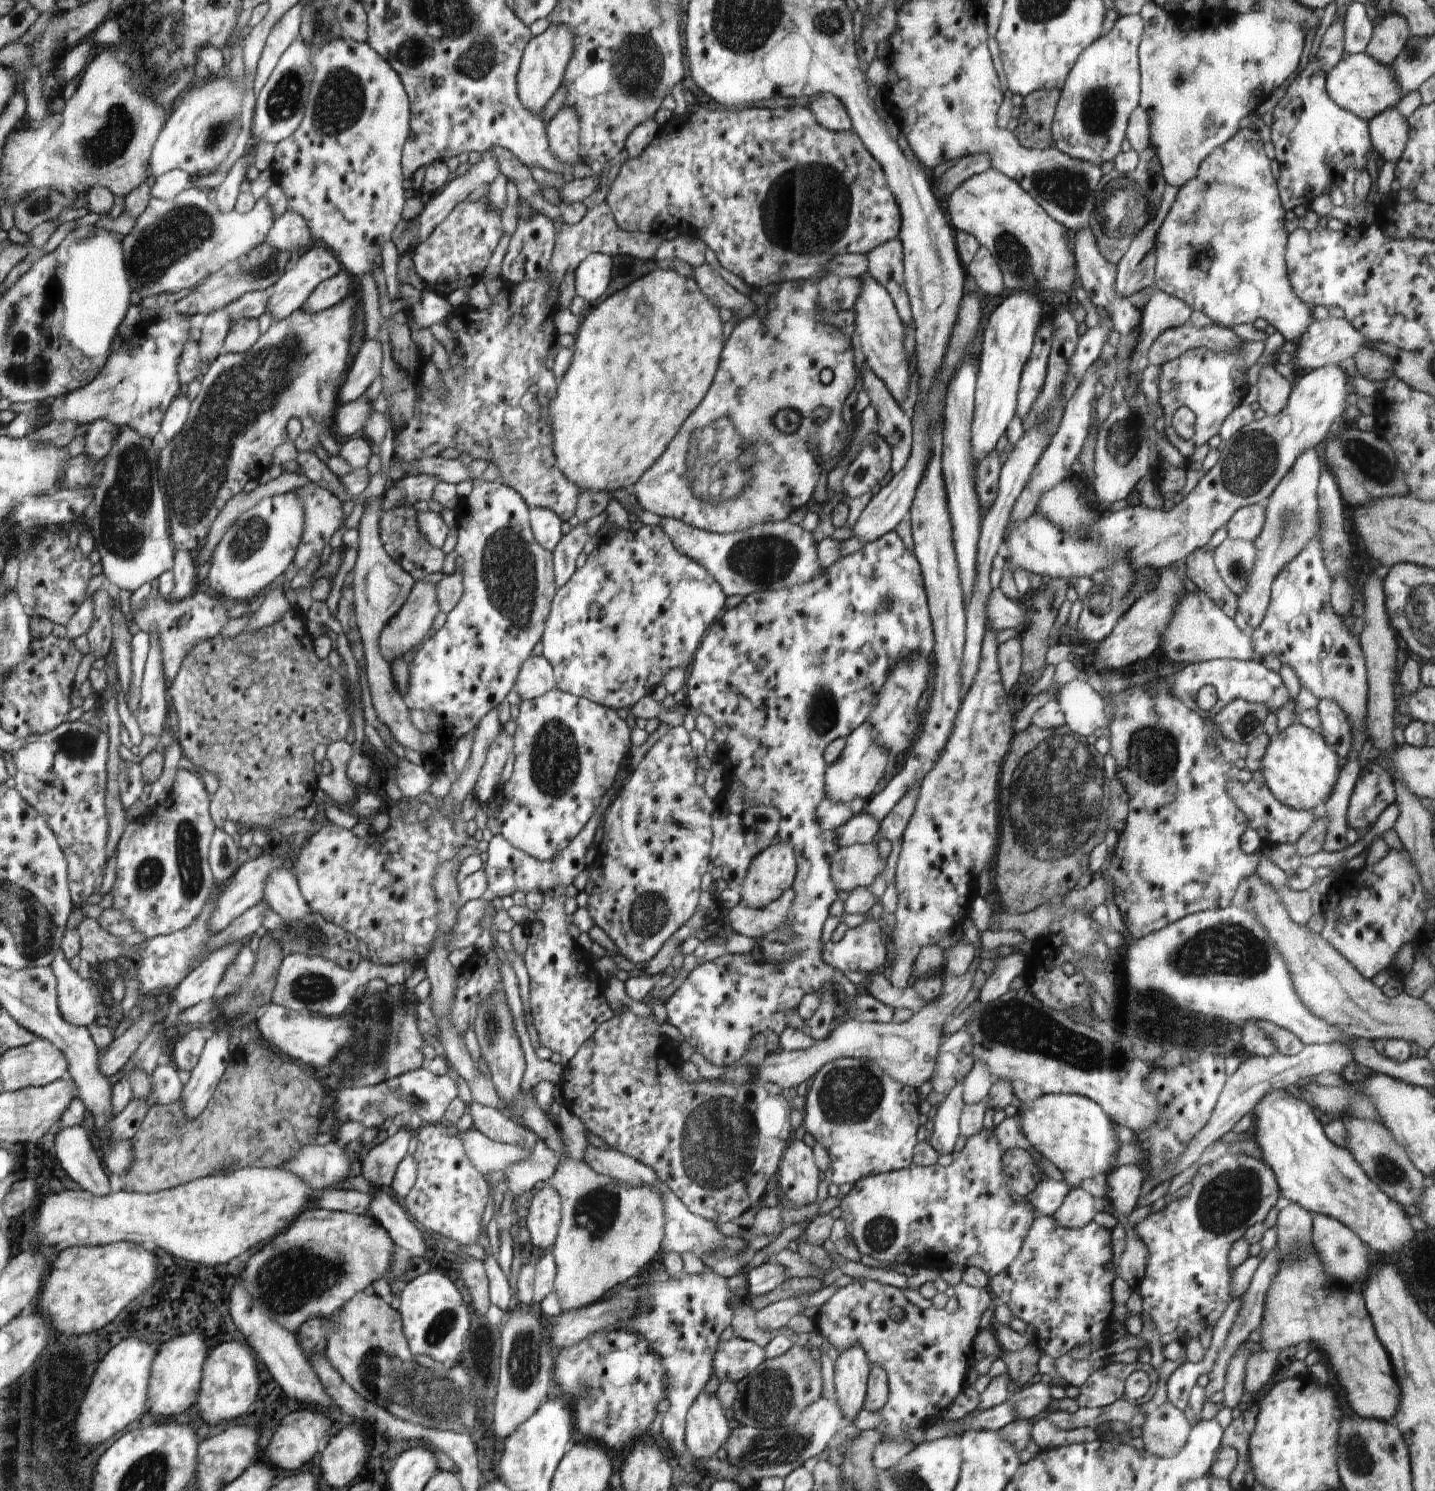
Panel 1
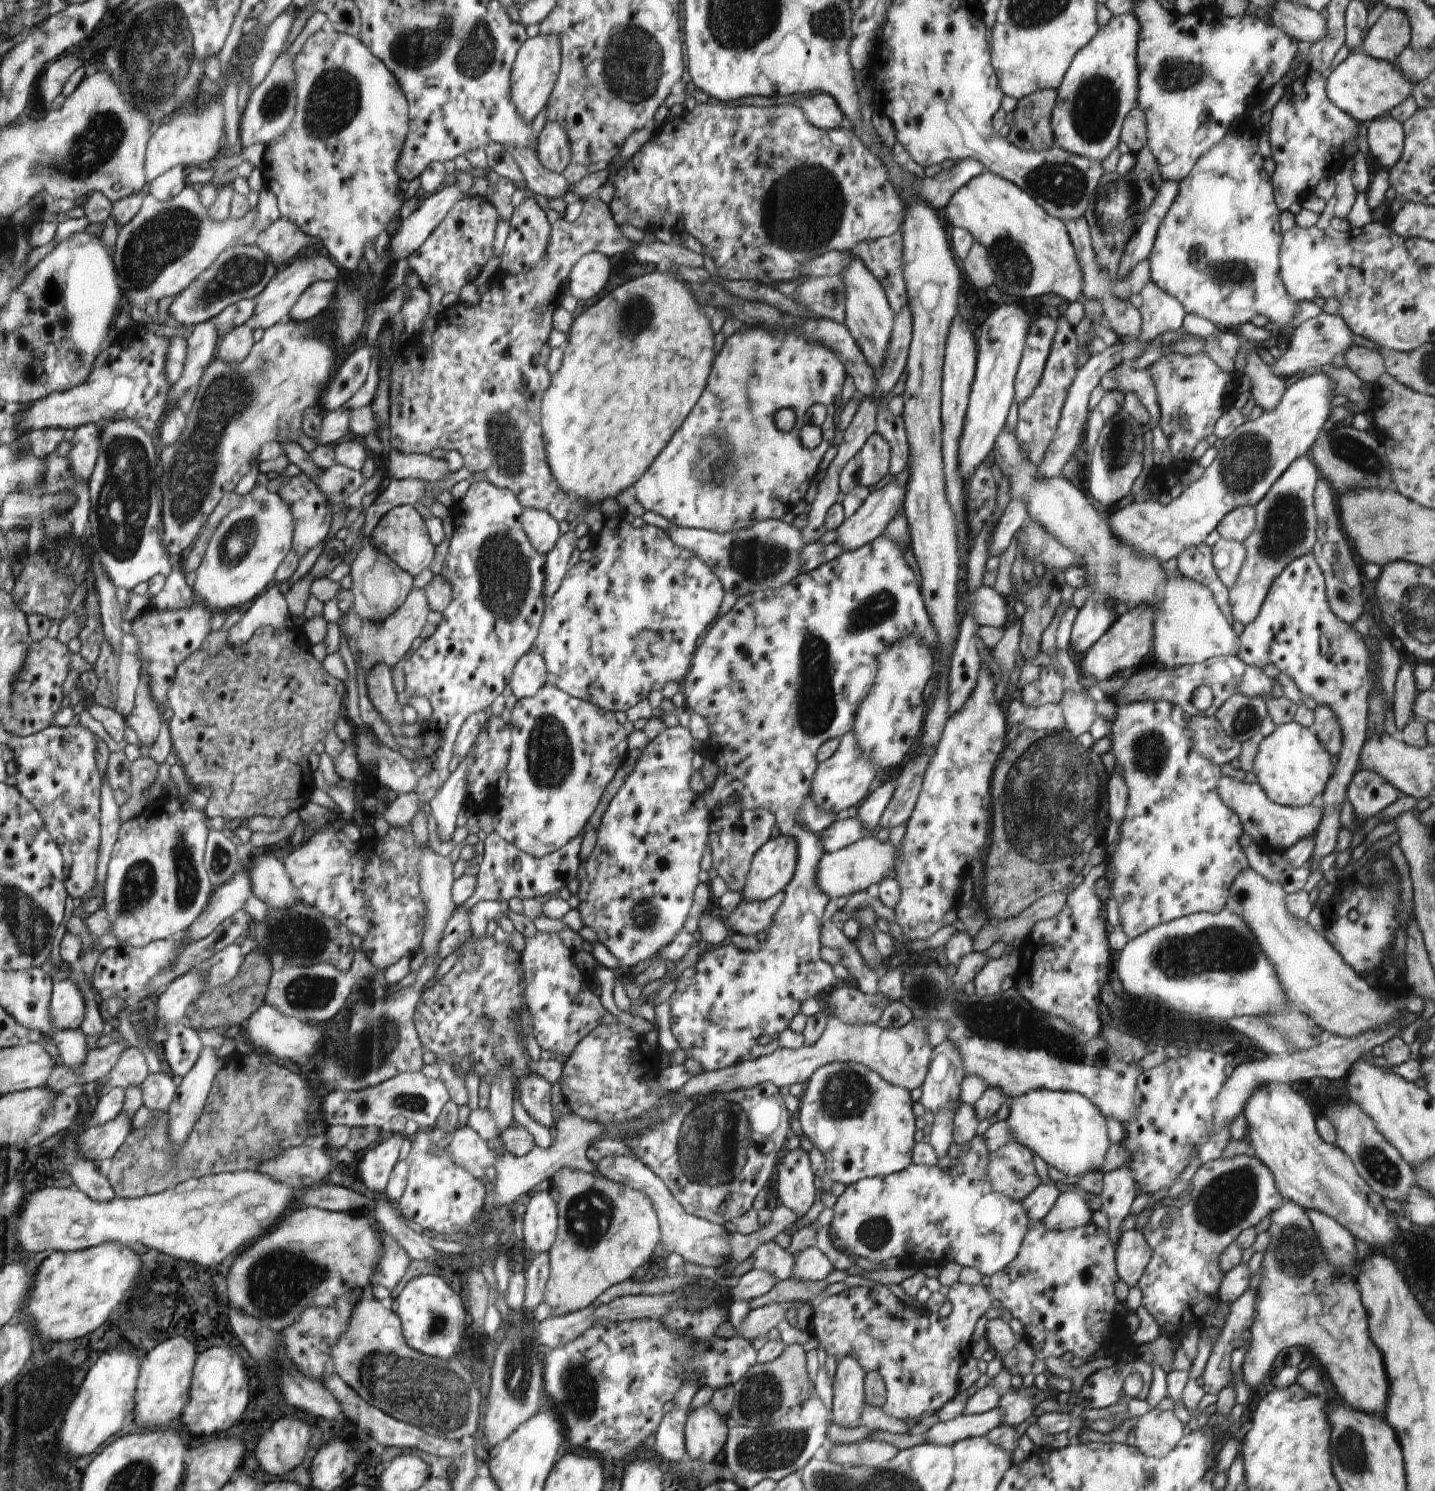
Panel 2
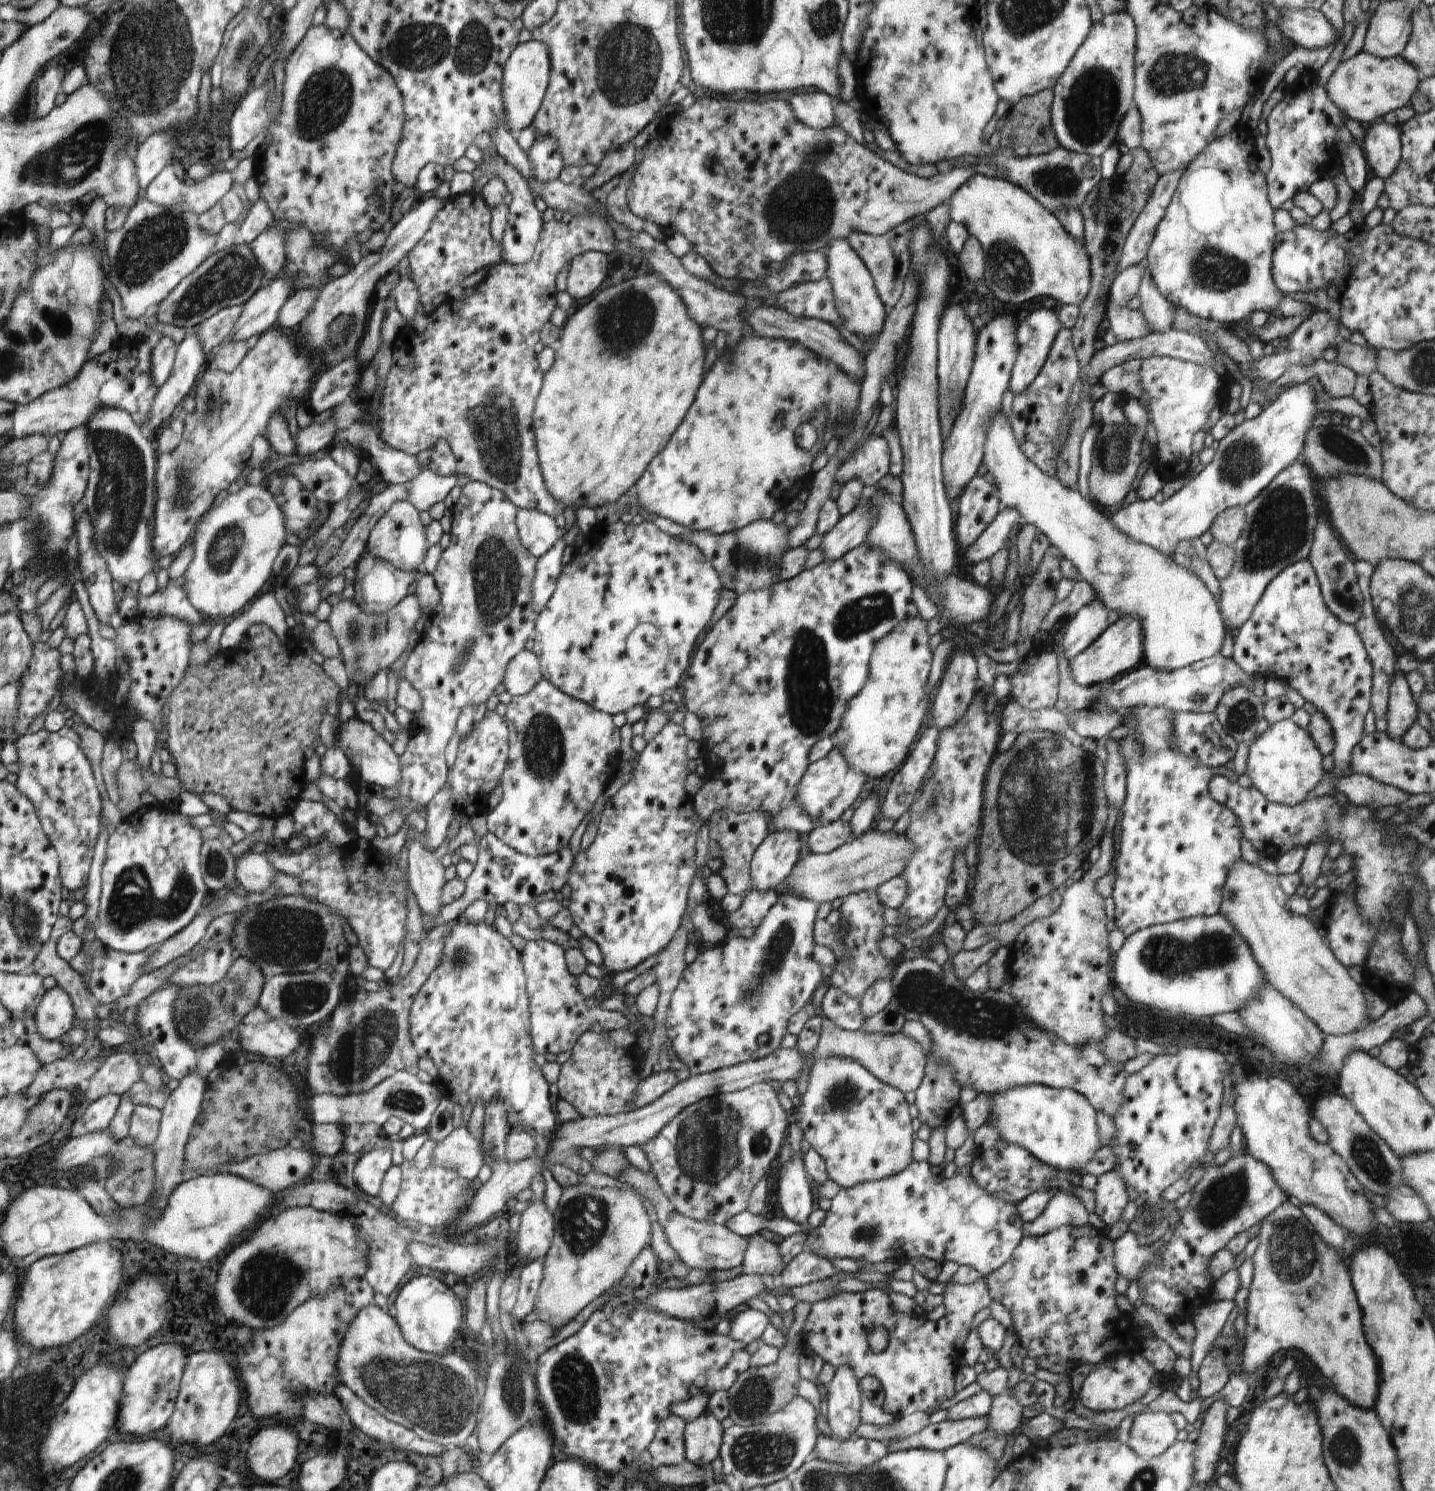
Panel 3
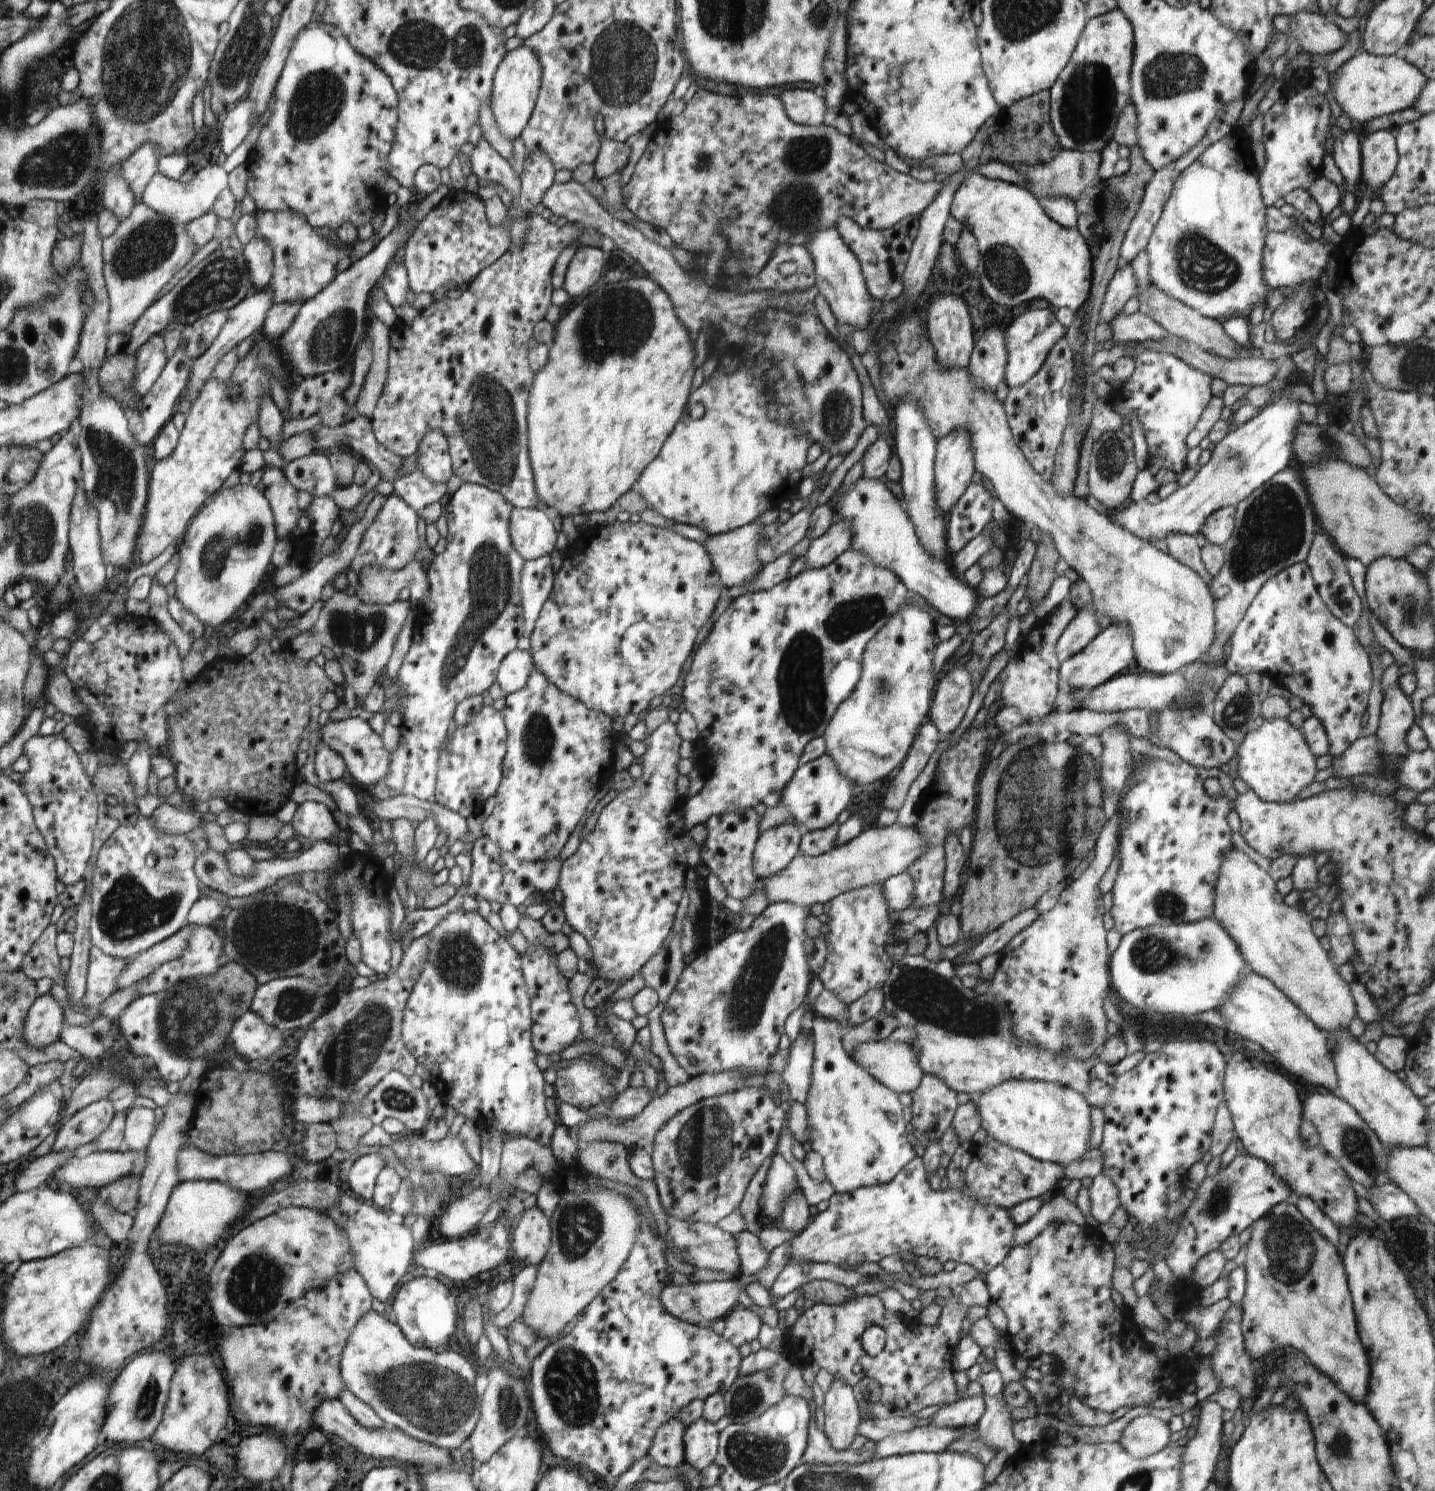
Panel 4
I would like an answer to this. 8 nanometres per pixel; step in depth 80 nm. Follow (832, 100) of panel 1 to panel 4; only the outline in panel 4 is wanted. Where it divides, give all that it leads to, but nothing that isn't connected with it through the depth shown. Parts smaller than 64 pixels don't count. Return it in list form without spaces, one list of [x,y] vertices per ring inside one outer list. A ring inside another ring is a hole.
[[[788,88],[778,96],[783,101],[784,110],[796,124],[822,124],[826,112],[824,98],[818,90]]]

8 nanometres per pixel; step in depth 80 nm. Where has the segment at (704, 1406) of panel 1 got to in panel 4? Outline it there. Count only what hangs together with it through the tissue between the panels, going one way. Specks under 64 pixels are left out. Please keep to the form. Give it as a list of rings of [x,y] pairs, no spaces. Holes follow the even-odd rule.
[[[702,1416],[686,1427],[683,1445],[686,1449],[684,1464],[702,1472],[715,1461],[716,1446],[719,1446],[718,1428]]]

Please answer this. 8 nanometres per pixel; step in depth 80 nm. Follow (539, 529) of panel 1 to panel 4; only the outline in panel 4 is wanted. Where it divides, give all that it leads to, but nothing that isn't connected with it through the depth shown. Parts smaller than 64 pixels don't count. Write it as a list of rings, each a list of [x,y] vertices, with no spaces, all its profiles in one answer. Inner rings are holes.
[[[513,507],[510,516],[512,546],[527,562],[549,555],[556,546],[558,533],[544,511]]]

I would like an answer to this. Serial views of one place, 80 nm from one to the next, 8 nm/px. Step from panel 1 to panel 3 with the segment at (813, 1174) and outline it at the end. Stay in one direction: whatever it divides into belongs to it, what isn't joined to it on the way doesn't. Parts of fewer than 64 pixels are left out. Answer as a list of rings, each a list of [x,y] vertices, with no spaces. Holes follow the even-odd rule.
[[[794,1152],[782,1164],[778,1179],[780,1213],[796,1224],[806,1224],[814,1210],[814,1189],[809,1179],[804,1158]]]

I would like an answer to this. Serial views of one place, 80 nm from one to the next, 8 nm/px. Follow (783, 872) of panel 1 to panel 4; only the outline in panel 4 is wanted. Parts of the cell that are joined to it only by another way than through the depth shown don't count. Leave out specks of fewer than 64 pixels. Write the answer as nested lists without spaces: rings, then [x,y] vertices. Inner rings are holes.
[[[782,823],[765,830],[753,850],[753,869],[758,880],[775,875],[799,854],[802,828],[794,823]]]

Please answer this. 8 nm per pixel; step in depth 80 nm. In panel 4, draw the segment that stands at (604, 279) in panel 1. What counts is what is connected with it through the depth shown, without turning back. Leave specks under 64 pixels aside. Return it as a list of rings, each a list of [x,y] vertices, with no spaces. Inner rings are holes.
[[[590,245],[580,246],[567,266],[564,290],[570,297],[587,294],[590,286],[598,281],[602,268],[604,268],[604,256],[600,247]]]

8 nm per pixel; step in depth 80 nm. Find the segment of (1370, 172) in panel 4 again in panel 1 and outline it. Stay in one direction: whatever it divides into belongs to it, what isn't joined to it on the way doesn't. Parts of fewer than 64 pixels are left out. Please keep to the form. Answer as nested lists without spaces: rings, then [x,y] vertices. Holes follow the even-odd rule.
[[[1392,107],[1369,120],[1369,133],[1373,150],[1384,160],[1397,162],[1408,142],[1407,119],[1398,113],[1396,107]]]

